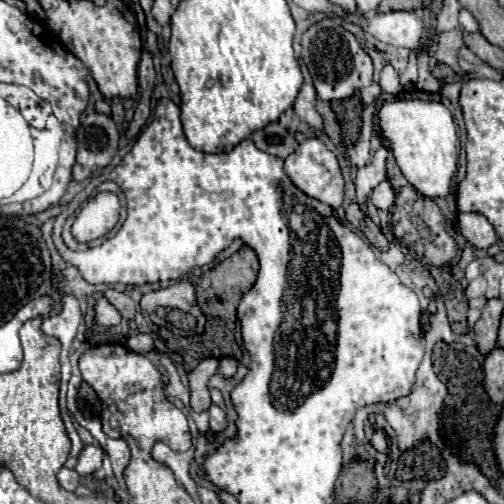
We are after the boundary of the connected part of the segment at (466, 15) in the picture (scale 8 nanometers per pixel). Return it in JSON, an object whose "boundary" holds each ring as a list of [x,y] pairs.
{"boundary":[[[460,10],[460,26],[466,30],[466,32],[478,32],[478,22],[476,18],[468,12],[468,10]]]}

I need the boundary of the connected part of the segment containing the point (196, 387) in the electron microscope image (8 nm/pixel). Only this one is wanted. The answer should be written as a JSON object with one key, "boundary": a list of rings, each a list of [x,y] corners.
{"boundary":[[[206,358],[202,360],[192,372],[188,372],[188,382],[190,382],[190,406],[194,412],[204,412],[210,408],[210,394],[208,394],[208,380],[216,374],[218,370],[218,360],[216,358]]]}

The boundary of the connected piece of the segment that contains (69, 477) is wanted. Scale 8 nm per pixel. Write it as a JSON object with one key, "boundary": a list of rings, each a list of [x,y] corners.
{"boundary":[[[66,466],[60,470],[60,486],[62,486],[62,488],[66,488],[66,490],[76,490],[78,480],[80,480],[80,476],[78,476],[76,470],[70,470],[70,468],[66,468]]]}

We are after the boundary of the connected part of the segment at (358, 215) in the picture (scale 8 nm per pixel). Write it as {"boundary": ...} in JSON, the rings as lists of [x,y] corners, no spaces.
{"boundary":[[[350,204],[350,208],[346,210],[346,220],[348,220],[352,226],[360,228],[362,218],[364,218],[364,212],[358,208],[358,204]]]}

